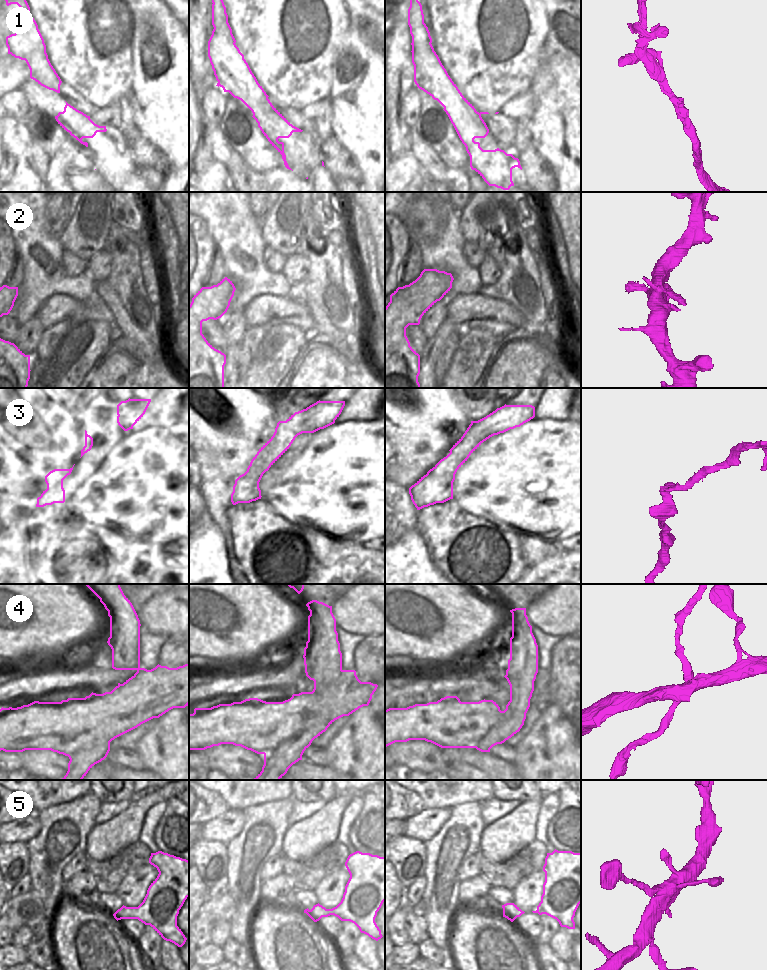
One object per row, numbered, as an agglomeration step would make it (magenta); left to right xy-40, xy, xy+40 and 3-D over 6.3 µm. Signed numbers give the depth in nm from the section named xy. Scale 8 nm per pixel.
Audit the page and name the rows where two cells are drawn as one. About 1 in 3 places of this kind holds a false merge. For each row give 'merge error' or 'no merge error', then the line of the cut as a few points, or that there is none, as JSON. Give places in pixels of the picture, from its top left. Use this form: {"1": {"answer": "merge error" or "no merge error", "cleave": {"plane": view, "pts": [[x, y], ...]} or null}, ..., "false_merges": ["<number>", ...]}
{"1": {"answer": "merge error", "cleave": {"plane": "xy-40", "pts": [[8, 47], [16, 47], [21, 51], [38, 48], [45, 52]]}}, "2": {"answer": "no merge error", "cleave": null}, "3": {"answer": "merge error", "cleave": {"plane": "xy+40", "pts": [[443, 458], [447, 466], [447, 481], [452, 483]]}}, "4": {"answer": "merge error", "cleave": {"plane": "xy", "pts": [[326, 725], [306, 724], [274, 749], [264, 754]]}}, "5": {"answer": "no merge error", "cleave": null}, "false_merges": ["1", "3", "4"]}

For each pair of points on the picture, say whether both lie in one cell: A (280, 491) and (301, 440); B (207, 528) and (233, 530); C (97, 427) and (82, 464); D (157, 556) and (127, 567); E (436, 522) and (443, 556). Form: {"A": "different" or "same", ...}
{"A": "different", "B": "different", "C": "same", "D": "same", "E": "same"}

